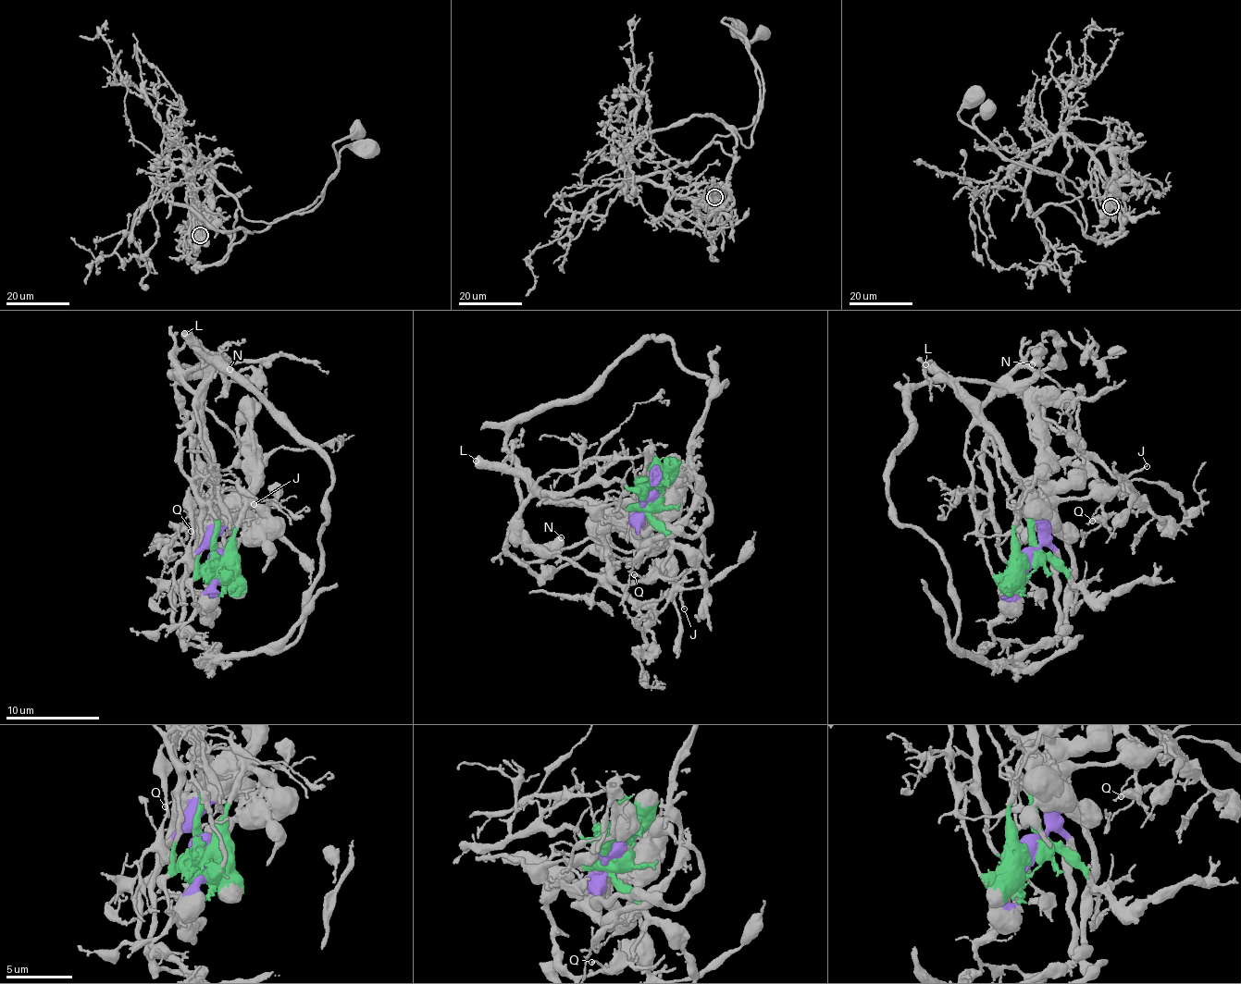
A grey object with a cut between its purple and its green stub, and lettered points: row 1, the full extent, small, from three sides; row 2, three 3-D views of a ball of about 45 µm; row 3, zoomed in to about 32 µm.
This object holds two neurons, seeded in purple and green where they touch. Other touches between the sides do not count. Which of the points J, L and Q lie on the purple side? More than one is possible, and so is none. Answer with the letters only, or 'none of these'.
J

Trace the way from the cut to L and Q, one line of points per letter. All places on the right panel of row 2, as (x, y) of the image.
L: (1032, 561), (1036, 551), (1029, 490), (1019, 482), (1002, 440), (961, 393), (924, 364)
Q: (1032, 561), (1036, 551), (1029, 490), (1049, 469), (1060, 465), (1081, 467), (1098, 480), (1101, 501), (1092, 522)

